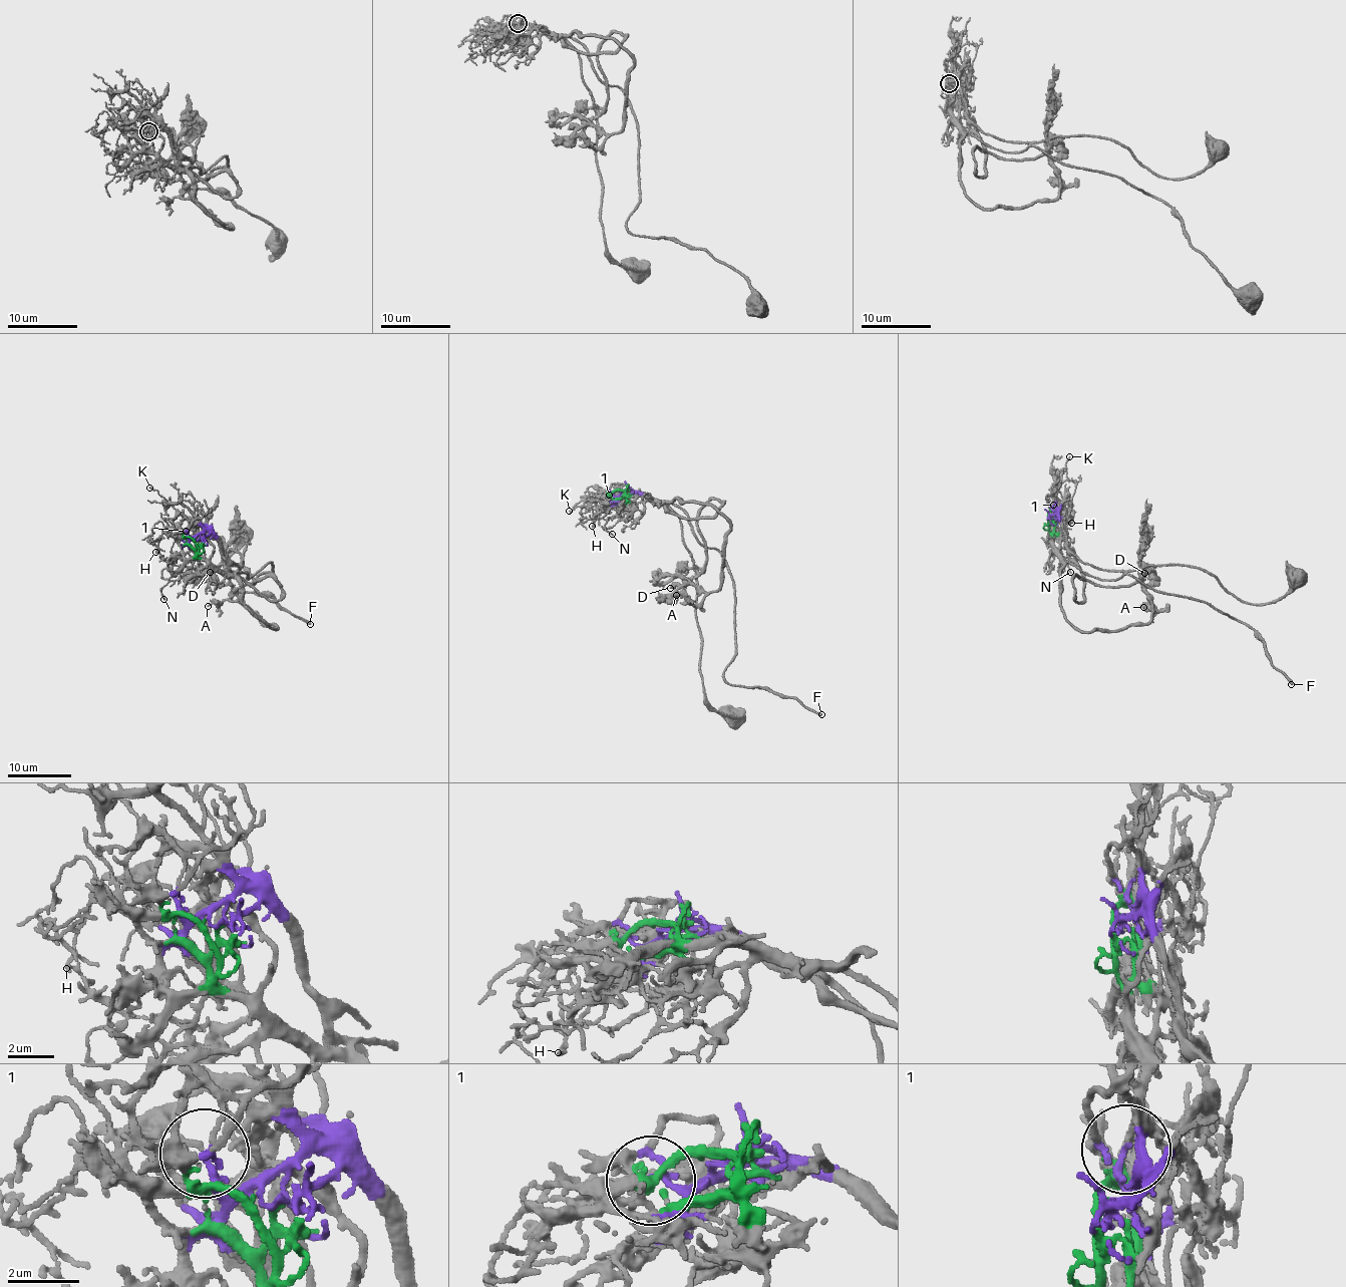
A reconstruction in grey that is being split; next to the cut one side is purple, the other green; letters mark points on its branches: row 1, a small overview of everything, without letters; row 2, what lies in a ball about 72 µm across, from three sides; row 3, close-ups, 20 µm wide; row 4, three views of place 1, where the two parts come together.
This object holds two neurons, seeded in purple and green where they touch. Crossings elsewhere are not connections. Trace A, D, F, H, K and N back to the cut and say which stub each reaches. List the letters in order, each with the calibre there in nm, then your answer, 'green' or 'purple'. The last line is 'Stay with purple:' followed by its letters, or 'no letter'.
A: calibre 140 nm; green
D: calibre 240 nm; green
F: calibre 280 nm; green
H: calibre 130 nm; purple
K: calibre 130 nm; purple
N: calibre 140 nm; green
Stay with purple: H, K

